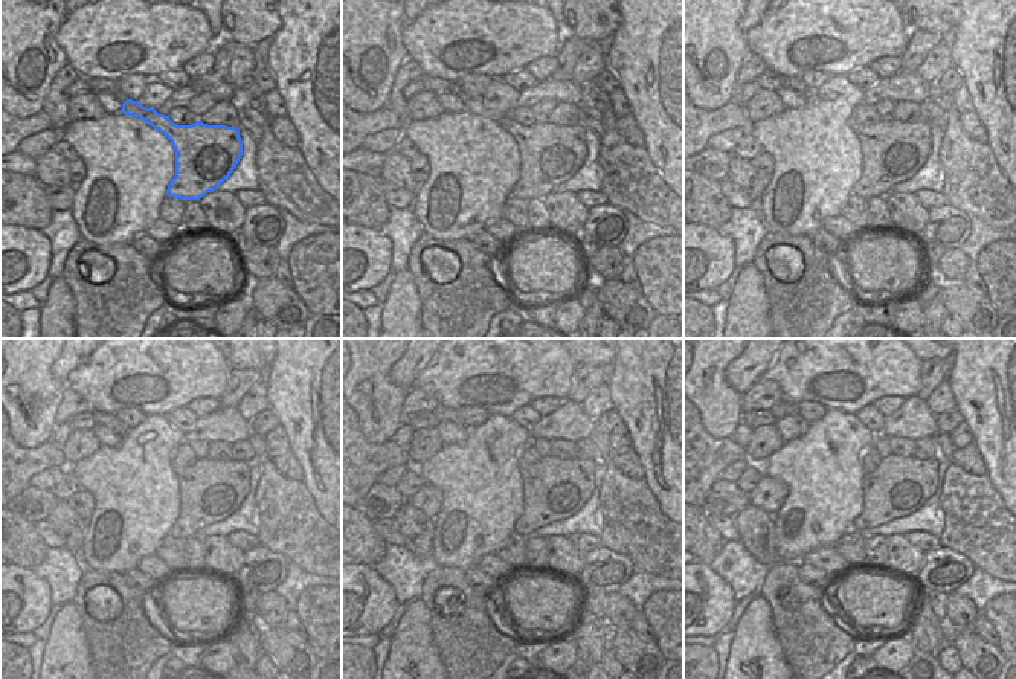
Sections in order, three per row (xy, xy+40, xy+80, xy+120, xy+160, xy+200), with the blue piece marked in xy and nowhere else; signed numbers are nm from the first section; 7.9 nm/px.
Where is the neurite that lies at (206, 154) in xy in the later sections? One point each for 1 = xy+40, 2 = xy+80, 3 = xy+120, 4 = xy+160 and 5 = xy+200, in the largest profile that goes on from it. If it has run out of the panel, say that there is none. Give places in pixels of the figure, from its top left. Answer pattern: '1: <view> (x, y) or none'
1: xy+40 (549, 154)
2: xy+80 (893, 151)
3: xy+120 (211, 492)
4: xy+160 (554, 489)
5: xy+200 (900, 485)

